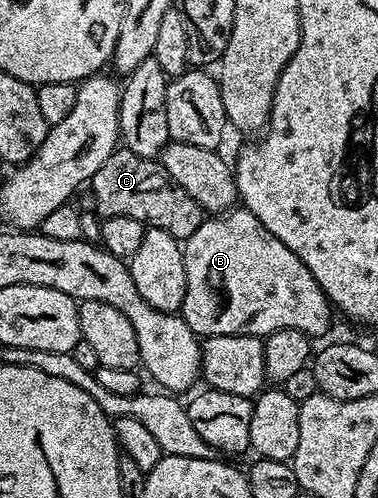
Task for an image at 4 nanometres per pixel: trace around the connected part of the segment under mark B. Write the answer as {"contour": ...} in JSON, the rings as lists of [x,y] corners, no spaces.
{"contour":[[[239,206],[230,212],[212,215],[183,244],[185,262],[185,298],[181,315],[196,336],[258,336],[266,338],[272,332],[301,330],[312,338],[323,336],[331,328],[333,305],[322,286],[309,274],[305,262],[281,242],[273,238],[252,212]]]}

